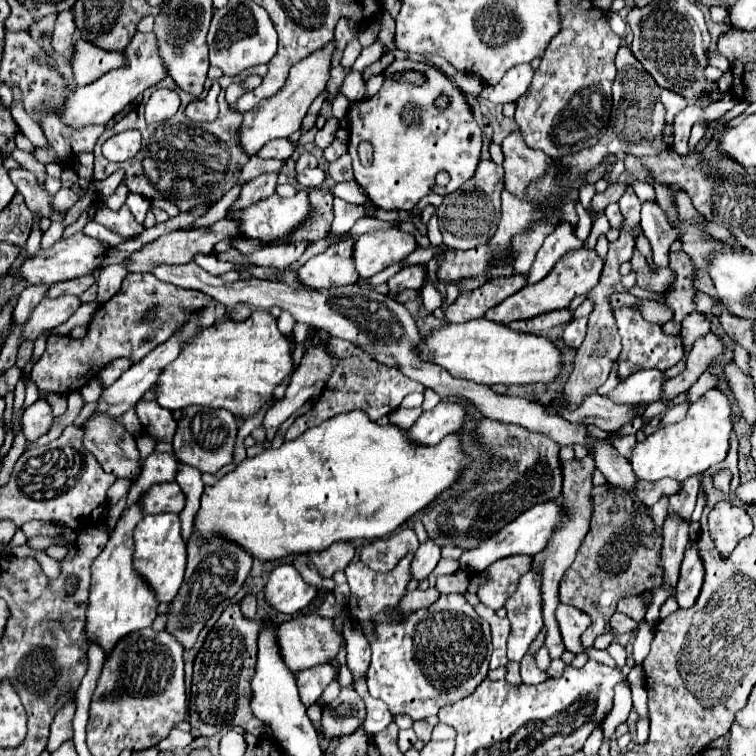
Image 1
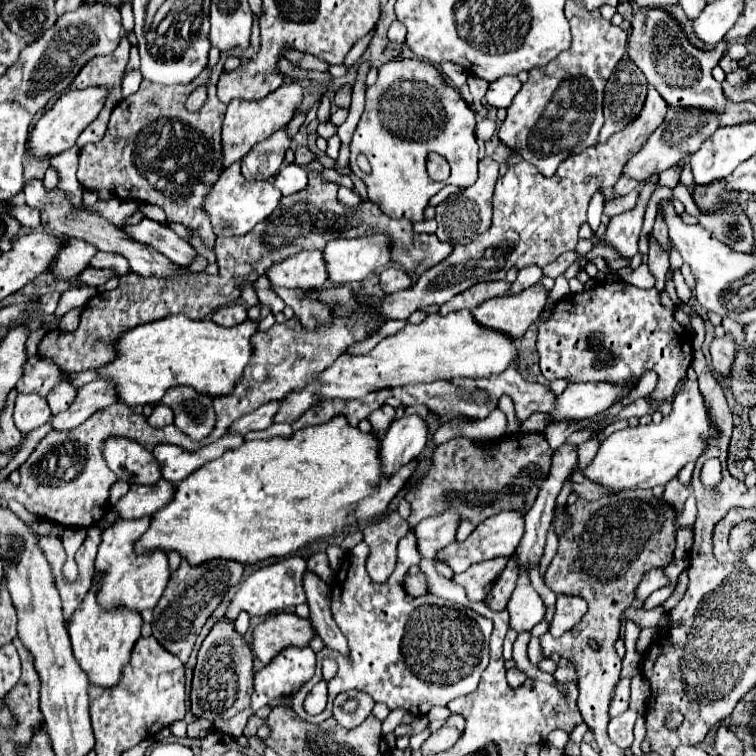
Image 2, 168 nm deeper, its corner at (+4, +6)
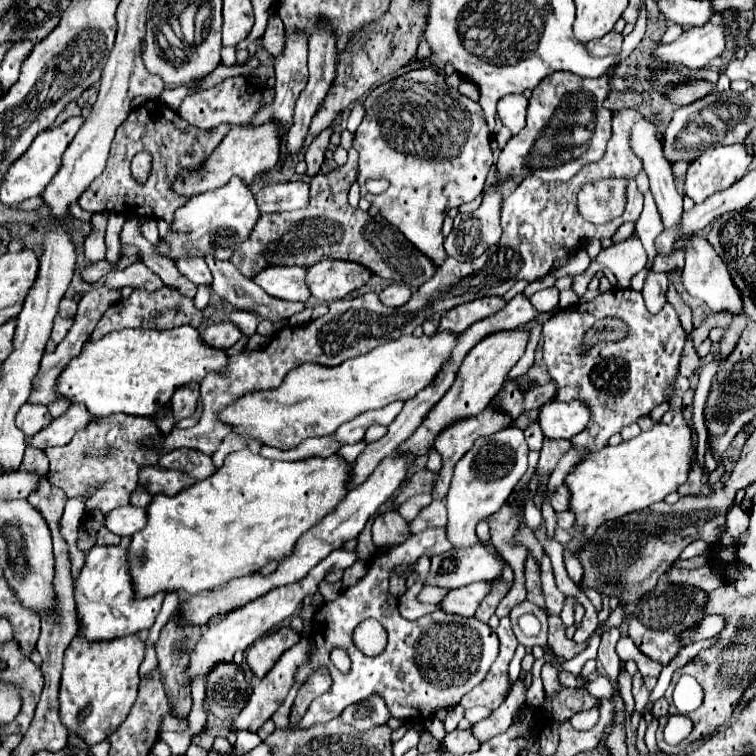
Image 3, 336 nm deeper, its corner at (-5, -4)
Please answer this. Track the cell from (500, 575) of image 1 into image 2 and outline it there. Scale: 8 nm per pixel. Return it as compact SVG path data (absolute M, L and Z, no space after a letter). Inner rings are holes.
M492 558L488 562L478 562L476 566L470 566L466 572L454 574L454 582L466 588L466 594L472 602L480 602L486 598L486 588L490 588L502 570L506 568L508 558Z

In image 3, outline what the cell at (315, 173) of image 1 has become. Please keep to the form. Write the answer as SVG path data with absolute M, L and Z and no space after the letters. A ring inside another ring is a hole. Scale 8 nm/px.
M303 180L283 182L283 184L269 182L255 196L261 214L297 210L309 204L309 184Z

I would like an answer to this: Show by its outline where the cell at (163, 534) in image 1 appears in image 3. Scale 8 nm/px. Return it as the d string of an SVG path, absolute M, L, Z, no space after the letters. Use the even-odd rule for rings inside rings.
M123 538L119 546L107 546L107 548L93 546L85 556L85 564L79 576L73 582L79 634L85 636L85 640L89 642L115 640L121 636L147 630L153 626L161 610L161 604L165 598L163 592L143 600L133 598L133 584L131 584L131 578L127 572L127 560L125 560L125 552L127 552L125 548L129 546L129 540L131 538Z

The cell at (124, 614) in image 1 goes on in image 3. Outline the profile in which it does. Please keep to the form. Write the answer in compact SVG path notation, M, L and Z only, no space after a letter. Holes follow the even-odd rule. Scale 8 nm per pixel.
M75 636L69 648L65 650L61 686L59 686L59 720L61 724L85 740L89 746L103 742L111 736L121 720L131 712L131 706L137 698L139 676L137 670L143 662L143 642L133 636L123 636L109 642L87 642L81 636ZM89 708L89 714L83 716L83 710Z

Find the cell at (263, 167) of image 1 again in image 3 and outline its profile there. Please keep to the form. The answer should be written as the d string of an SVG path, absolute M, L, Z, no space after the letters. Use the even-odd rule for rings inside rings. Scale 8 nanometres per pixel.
M237 176L231 178L225 186L201 192L189 198L181 208L177 208L171 220L171 232L163 238L169 244L169 250L157 248L161 256L179 260L181 256L207 256L211 254L217 260L229 260L235 252L235 244L241 244L249 238L255 222L259 220L259 210L249 186Z

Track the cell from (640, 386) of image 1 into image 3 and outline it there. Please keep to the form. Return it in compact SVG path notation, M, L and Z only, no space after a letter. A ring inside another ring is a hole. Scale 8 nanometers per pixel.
M551 400L539 410L539 426L547 438L573 438L589 422L589 408L585 404Z

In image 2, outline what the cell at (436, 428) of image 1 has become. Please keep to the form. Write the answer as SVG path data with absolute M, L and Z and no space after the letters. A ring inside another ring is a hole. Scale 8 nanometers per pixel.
M420 414L394 420L380 442L384 474L394 474L402 464L414 460L424 450L428 436L428 424Z

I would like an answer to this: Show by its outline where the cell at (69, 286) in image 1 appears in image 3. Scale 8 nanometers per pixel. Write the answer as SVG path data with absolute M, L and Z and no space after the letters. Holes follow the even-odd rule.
M133 262L131 266L127 266L121 272L109 272L105 286L109 286L109 288L131 286L131 288L143 288L143 290L159 290L163 286L163 282L143 262Z

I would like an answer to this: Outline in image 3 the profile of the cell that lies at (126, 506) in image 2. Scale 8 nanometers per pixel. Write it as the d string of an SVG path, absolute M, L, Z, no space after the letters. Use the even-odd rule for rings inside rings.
M125 506L125 508L115 508L105 516L105 526L117 534L117 536L133 536L137 530L141 530L147 522L145 508L135 508L135 506Z

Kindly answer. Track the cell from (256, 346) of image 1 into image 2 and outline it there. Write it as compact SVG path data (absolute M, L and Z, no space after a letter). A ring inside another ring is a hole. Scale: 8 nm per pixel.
M168 316L150 324L136 326L118 340L118 356L100 368L104 380L112 380L118 386L120 402L128 406L160 402L164 392L172 386L192 386L198 394L220 398L228 396L244 366L252 358L252 334L258 330L258 320L244 320L238 326L224 328L212 320L190 320L180 316Z

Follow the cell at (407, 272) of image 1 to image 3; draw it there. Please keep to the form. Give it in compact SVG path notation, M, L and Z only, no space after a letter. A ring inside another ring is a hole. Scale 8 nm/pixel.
M389 284L379 292L379 300L389 308L399 308L407 304L409 298L411 298L411 290L405 284Z

